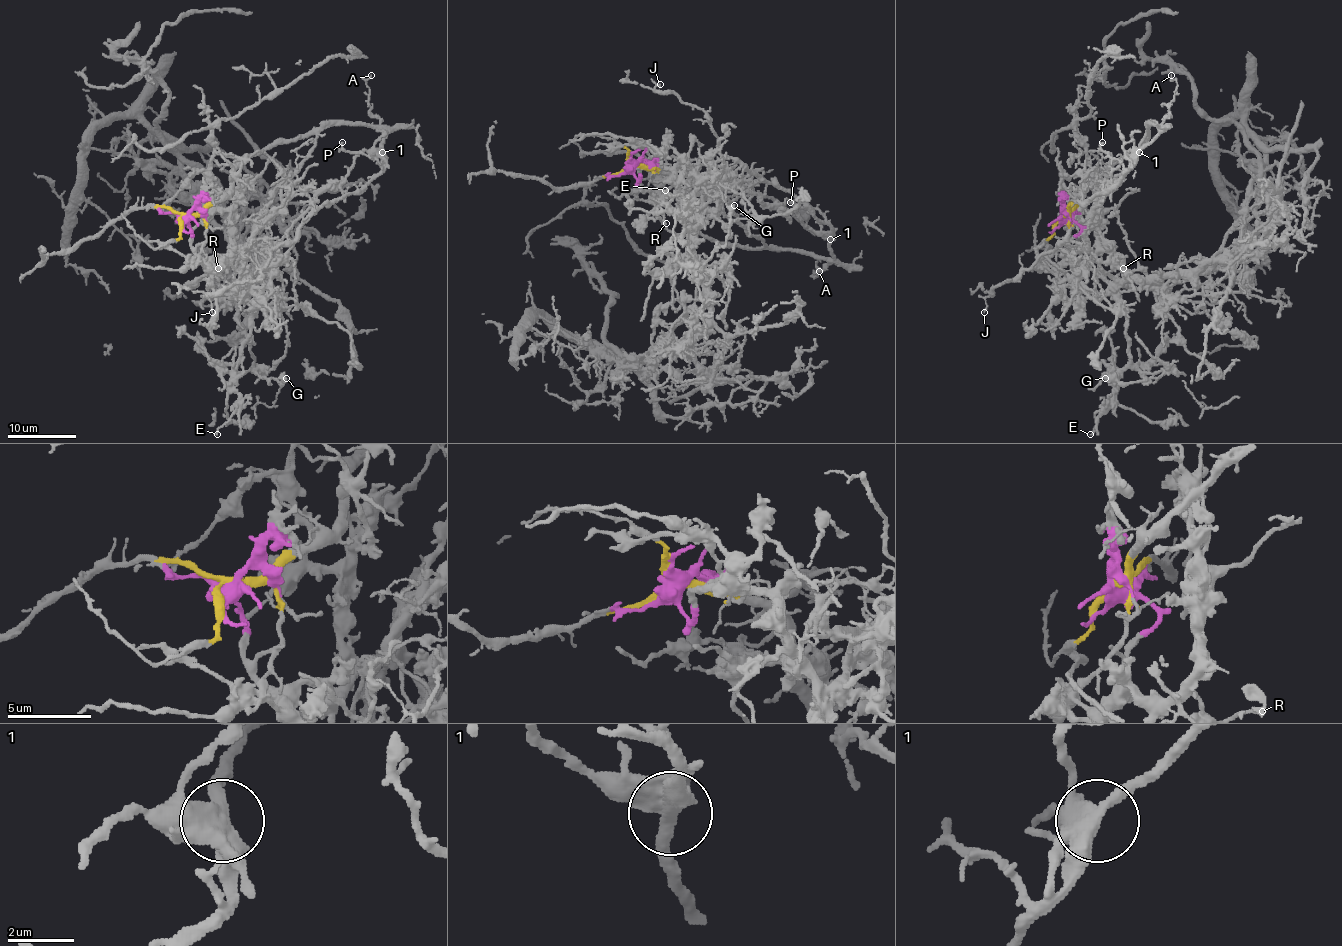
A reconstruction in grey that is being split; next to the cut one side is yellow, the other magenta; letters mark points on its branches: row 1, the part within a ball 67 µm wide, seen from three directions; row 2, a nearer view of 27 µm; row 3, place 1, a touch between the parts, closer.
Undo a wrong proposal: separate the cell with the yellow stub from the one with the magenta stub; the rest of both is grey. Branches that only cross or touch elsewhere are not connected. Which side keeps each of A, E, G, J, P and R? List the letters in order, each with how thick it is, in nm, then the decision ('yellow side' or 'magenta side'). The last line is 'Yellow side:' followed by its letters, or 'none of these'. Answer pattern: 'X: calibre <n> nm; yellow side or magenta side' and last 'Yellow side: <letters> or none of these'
A: calibre 80 nm; yellow side
E: calibre 180 nm; magenta side
G: calibre 420 nm; magenta side
J: calibre 120 nm; yellow side
P: calibre 170 nm; yellow side
R: calibre 200 nm; magenta side
Yellow side: A, J, P

